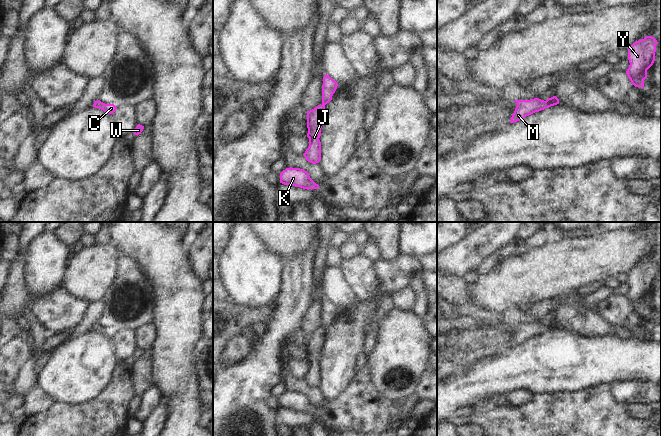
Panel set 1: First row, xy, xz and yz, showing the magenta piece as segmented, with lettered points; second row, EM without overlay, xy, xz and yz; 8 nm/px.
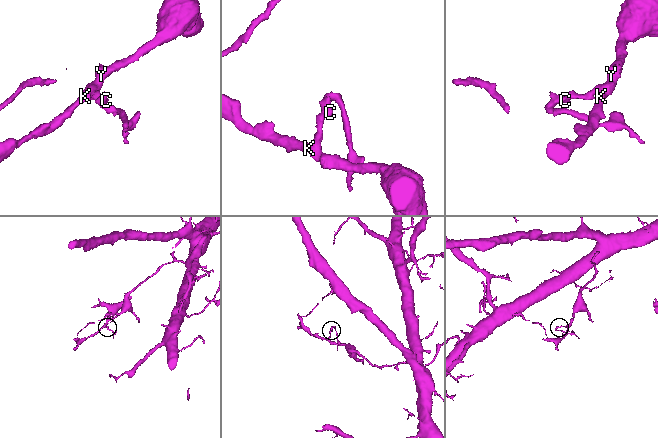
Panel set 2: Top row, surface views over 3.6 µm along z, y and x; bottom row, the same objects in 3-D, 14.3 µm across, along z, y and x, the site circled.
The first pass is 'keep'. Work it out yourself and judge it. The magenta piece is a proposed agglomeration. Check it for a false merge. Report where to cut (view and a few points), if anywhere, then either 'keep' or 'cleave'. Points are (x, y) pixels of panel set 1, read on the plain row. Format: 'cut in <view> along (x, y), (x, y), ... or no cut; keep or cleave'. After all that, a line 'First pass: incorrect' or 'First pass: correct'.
no cut; keep
First pass: correct

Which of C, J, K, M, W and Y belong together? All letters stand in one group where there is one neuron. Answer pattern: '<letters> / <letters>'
C J K M W Y

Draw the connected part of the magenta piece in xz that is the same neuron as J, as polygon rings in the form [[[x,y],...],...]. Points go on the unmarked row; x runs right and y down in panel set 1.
[[[324,299],[322,309],[322,328],[314,333],[307,335],[307,361],[309,370],[303,380],[312,388],[319,387],[321,384],[321,352],[325,344],[325,329],[332,324],[332,320],[337,313],[338,307],[329,299]]]

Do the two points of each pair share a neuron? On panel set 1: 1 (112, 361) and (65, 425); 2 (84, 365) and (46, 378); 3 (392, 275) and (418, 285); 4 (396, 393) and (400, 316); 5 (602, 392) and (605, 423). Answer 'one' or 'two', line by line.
1: two
2: one
3: two
4: one
5: one

